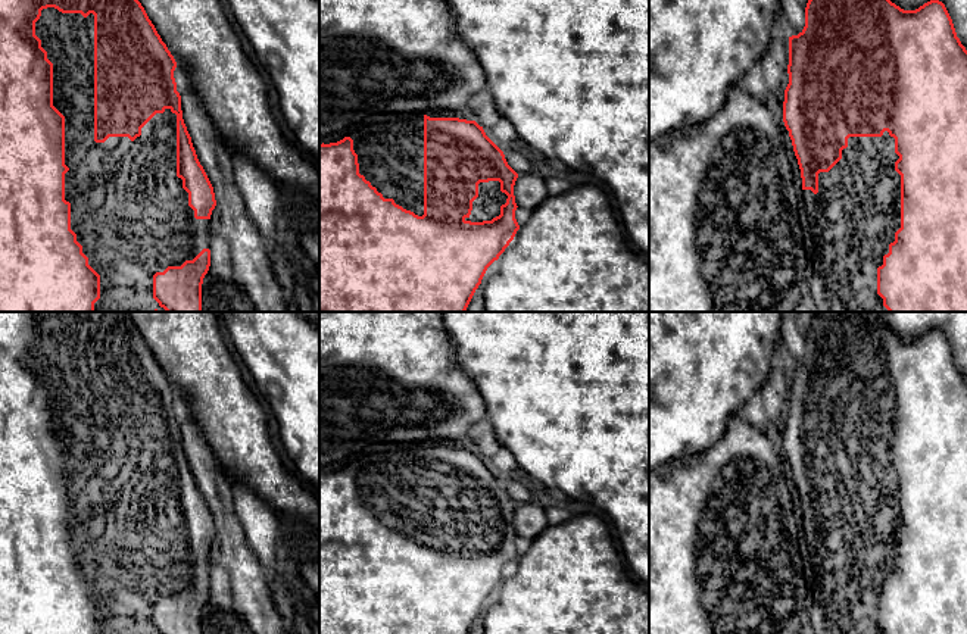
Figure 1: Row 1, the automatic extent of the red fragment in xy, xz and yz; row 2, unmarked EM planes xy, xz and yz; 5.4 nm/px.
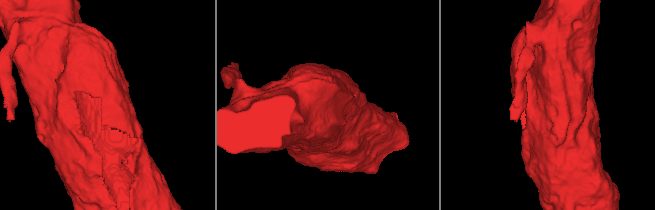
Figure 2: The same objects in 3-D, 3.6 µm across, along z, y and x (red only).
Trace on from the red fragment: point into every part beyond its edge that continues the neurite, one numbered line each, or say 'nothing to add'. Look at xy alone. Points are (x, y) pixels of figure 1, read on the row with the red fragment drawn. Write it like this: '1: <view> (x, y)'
1: xy (128, 209)

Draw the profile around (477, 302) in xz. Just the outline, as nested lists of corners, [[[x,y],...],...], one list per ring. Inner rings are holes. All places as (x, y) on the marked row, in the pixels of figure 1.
[[[495,260],[486,271],[481,284],[475,290],[468,307],[465,312],[486,312],[484,310],[484,284],[487,278],[497,269],[497,260]]]

